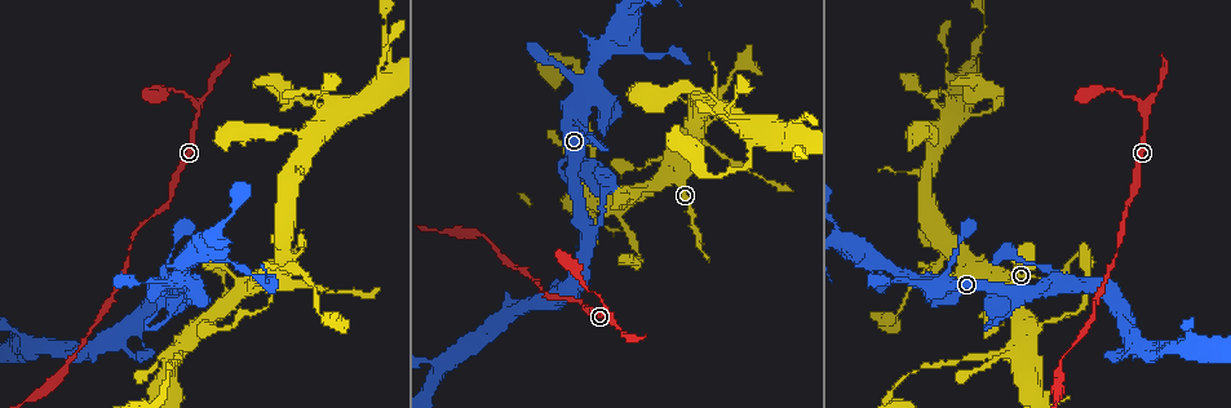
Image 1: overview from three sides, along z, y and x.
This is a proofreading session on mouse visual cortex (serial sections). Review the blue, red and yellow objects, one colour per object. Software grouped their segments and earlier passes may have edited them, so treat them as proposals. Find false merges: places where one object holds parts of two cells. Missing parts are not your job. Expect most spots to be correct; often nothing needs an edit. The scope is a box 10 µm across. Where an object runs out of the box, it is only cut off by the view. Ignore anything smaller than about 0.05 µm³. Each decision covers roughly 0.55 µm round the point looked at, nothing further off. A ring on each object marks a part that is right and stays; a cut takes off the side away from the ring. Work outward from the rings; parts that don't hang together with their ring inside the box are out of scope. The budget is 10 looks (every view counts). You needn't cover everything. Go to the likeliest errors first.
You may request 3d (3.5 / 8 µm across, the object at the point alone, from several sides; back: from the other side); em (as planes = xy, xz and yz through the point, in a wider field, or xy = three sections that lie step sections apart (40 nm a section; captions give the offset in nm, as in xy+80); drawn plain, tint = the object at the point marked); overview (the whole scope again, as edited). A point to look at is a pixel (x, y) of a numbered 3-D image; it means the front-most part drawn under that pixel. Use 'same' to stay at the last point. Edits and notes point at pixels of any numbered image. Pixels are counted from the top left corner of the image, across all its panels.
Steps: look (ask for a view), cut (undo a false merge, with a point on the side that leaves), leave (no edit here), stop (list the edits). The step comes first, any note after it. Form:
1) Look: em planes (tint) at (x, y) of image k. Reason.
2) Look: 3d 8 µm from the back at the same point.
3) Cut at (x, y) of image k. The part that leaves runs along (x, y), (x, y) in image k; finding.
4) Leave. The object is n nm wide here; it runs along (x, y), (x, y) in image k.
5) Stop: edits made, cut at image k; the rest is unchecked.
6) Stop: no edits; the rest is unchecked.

Look: 3d 3.5 µm at (196, 102) of image 1. Abrupt turn.

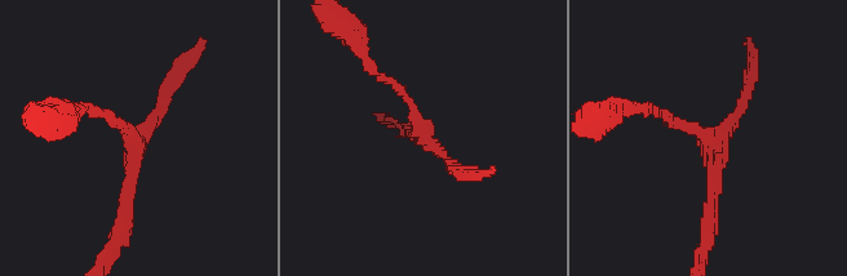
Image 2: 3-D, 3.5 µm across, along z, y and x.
Look: em xy step 2 (plain) at (708, 138) of image 2. Need the tissue.

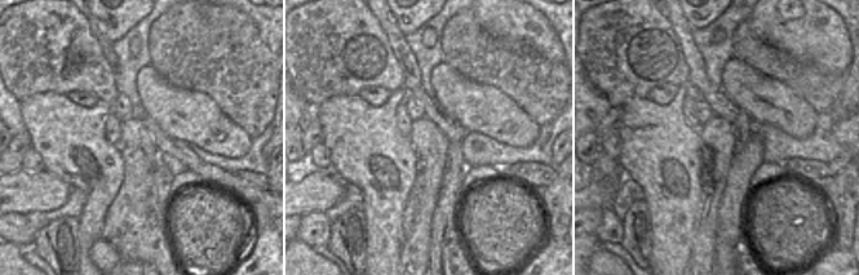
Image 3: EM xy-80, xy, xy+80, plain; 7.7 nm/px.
Look: em xy step 2 (tint) at the same point.

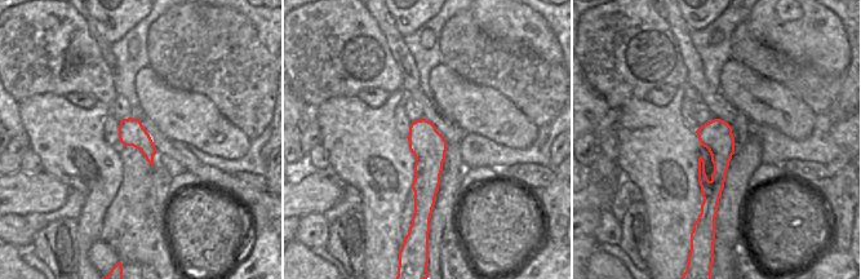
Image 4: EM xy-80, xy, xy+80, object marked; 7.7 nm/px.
Leave. It runs along (712, 218), (712, 143), (652, 111) in image 2; continuous, no second cell.

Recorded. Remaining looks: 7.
Look: 3d 3.5 µm at (233, 263) of image 1. Sudden change in width.

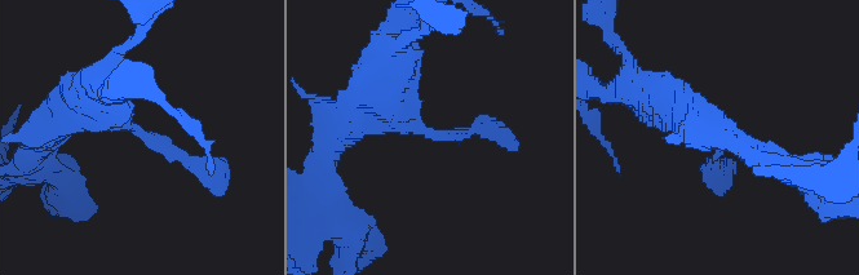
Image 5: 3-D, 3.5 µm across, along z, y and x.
Look: em planes (tint) at (142, 133) of image 5. Shape alone is not enough.

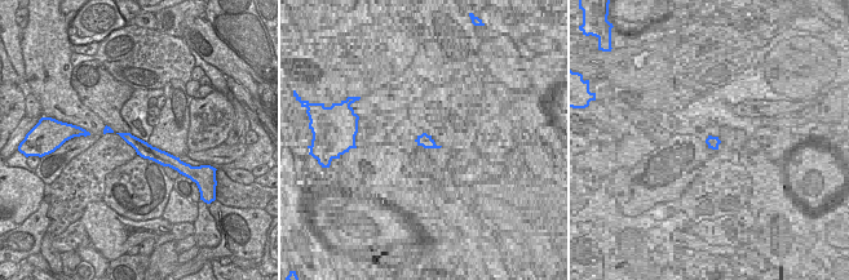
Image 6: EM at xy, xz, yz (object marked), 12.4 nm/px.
Leave. The object is 190 nm wide here; it runs along (125, 136), (146, 151), (169, 161) in image 6; all the same cell.

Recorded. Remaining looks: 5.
Look: 3d 3.5 µm at (282, 281) of image 1. Abrupt turn.

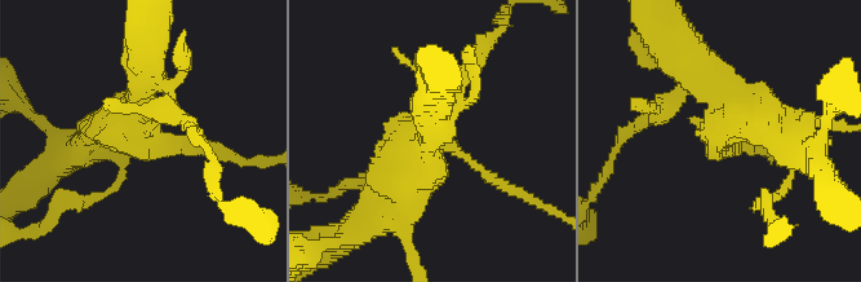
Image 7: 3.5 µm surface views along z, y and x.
Look: em xy step 1 (tint) at (148, 141) of image 7.

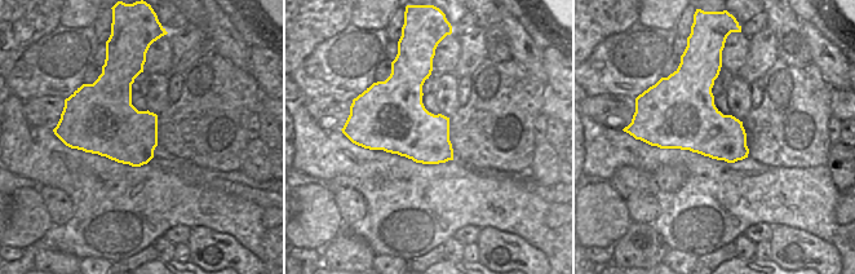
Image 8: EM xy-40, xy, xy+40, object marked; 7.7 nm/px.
Leave. The object is 460 nm wide here; it runs along (111, 132), (218, 153) in image 7; one cell here.

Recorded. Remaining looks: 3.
Look: 3d 3.5 µm at (443, 364) of image 1. Branch point.

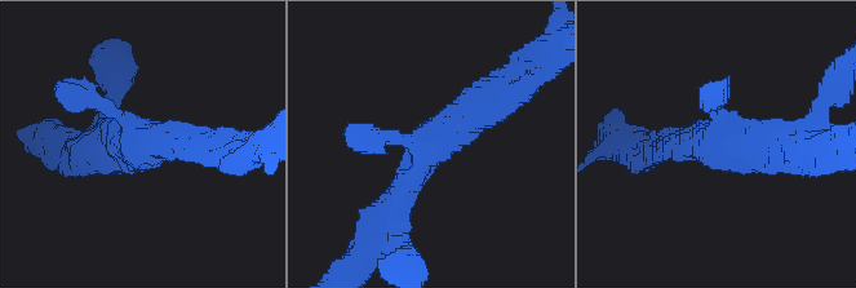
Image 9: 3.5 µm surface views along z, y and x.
Look: em xy step 5 (tint) at (724, 142) of image 9. 3 arms meet here; the arms are 200, 350, 350 nm wide.

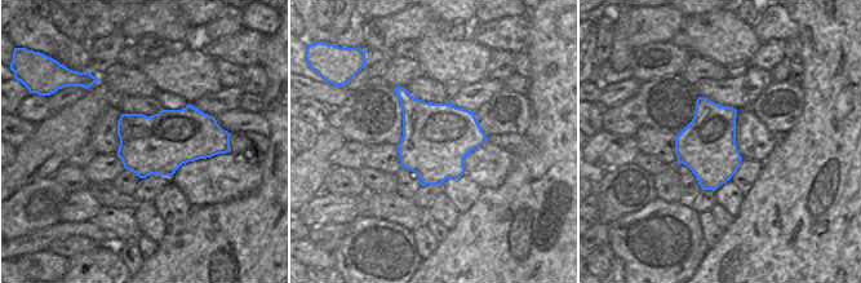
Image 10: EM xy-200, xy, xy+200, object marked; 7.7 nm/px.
Leave. The object is 550 nm wide here; it runs along (501, 98), (426, 147), (382, 220) in image 9; all the same cell.

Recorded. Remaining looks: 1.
Stop: no edits; the rest is unchecked.

